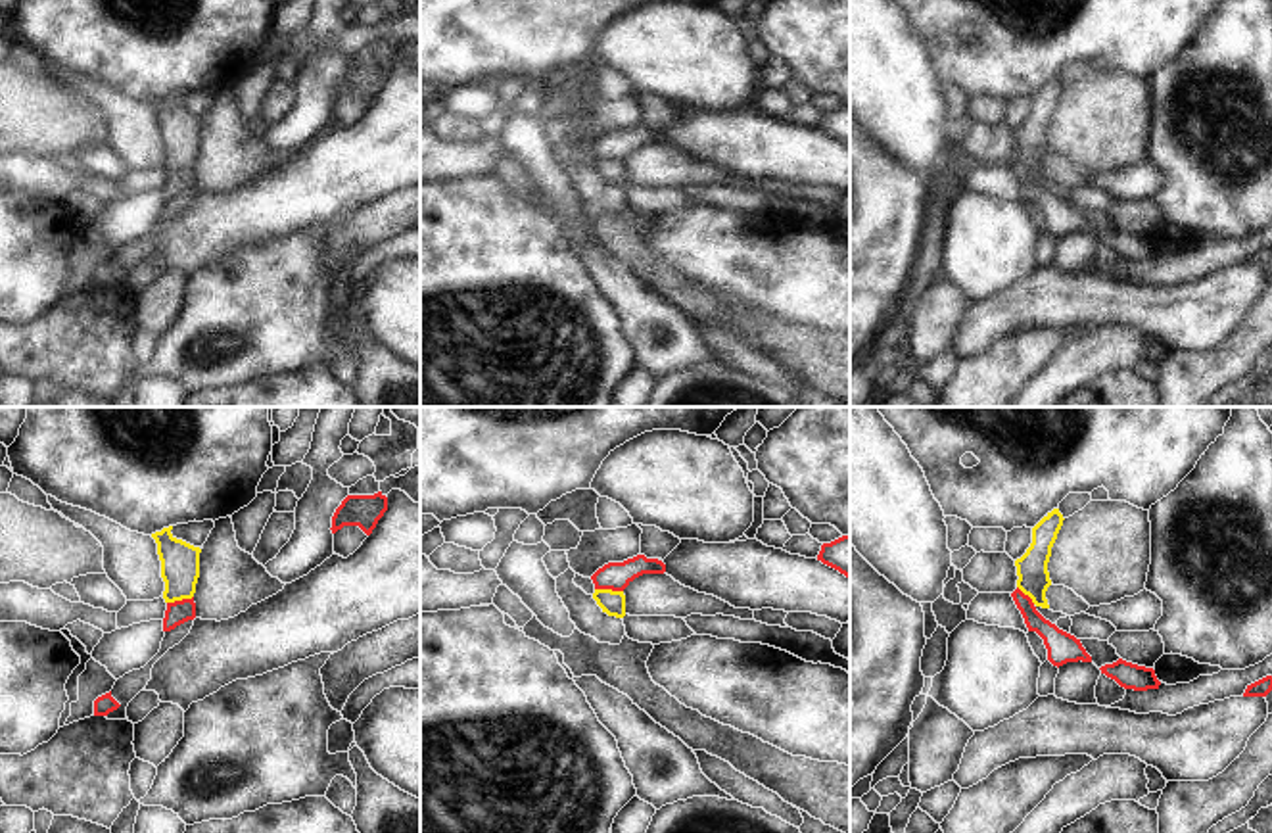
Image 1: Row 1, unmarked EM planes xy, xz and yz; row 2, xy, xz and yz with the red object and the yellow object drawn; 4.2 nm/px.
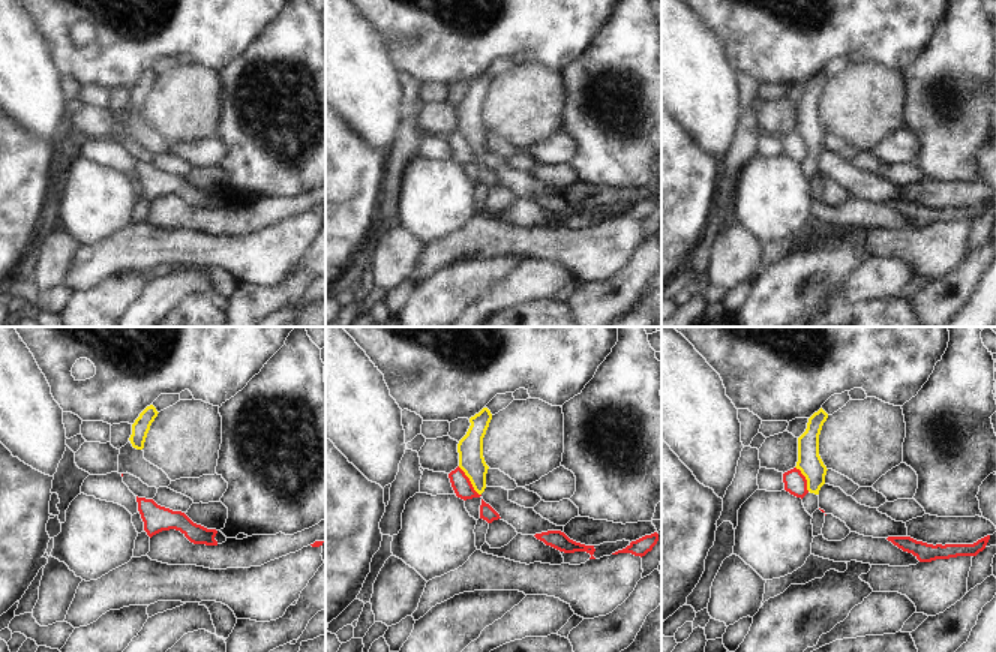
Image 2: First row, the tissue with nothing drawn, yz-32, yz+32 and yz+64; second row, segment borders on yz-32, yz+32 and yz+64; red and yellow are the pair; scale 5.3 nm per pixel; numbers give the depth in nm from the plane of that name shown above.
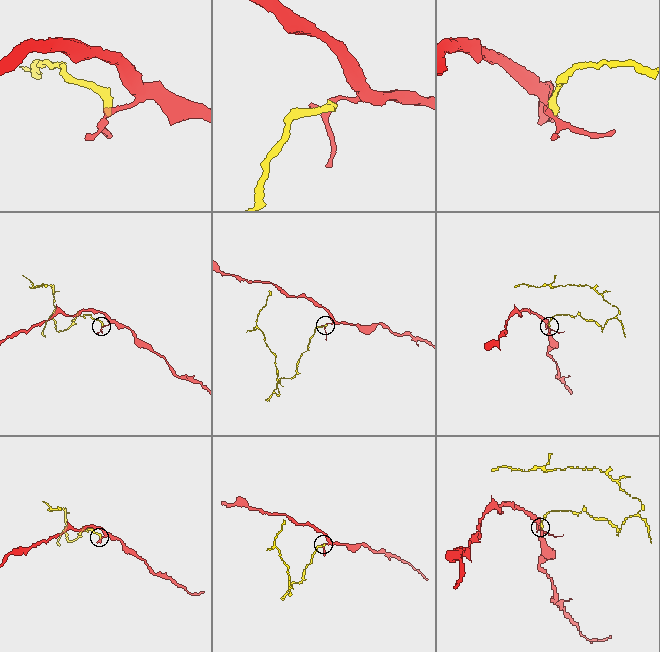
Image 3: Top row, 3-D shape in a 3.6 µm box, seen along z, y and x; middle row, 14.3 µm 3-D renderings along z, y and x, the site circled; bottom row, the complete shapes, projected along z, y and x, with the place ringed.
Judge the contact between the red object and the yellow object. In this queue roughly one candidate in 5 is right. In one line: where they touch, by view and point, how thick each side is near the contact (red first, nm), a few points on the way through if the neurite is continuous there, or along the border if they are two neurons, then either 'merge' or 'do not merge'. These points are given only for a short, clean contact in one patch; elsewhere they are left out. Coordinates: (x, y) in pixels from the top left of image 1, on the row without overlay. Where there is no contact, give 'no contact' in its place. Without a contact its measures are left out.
contact xz (609, 158); calibres 120 and 100 nm; border xz (595, 158), (622, 162); do not merge

